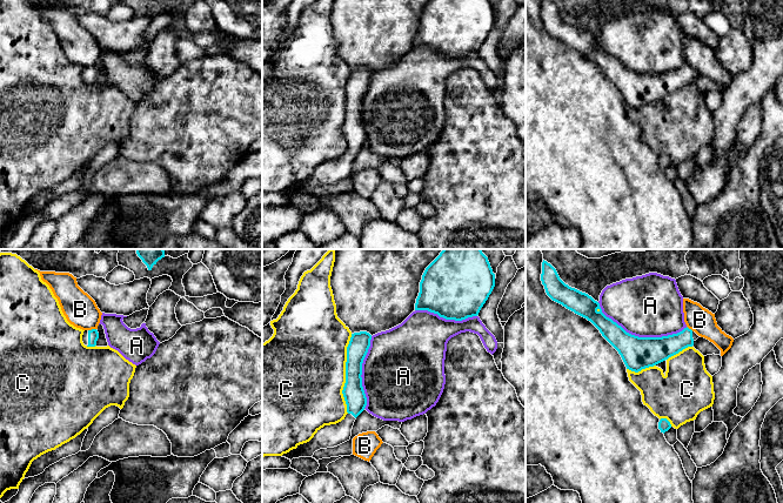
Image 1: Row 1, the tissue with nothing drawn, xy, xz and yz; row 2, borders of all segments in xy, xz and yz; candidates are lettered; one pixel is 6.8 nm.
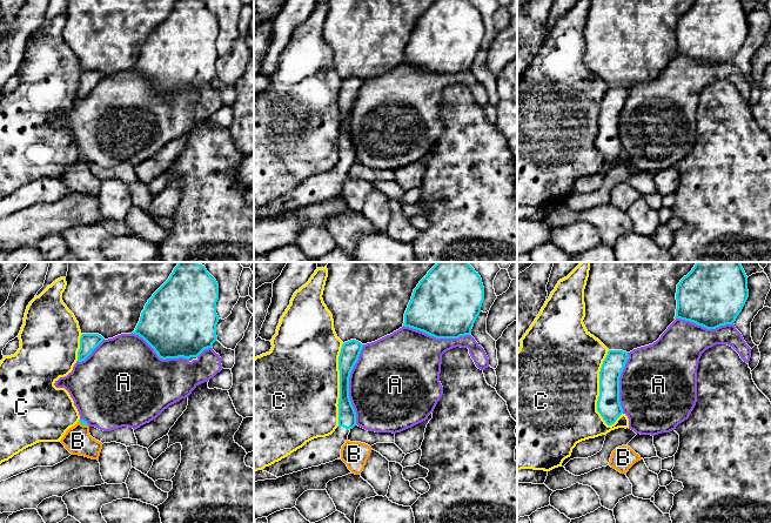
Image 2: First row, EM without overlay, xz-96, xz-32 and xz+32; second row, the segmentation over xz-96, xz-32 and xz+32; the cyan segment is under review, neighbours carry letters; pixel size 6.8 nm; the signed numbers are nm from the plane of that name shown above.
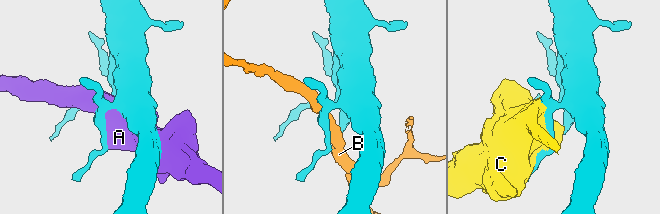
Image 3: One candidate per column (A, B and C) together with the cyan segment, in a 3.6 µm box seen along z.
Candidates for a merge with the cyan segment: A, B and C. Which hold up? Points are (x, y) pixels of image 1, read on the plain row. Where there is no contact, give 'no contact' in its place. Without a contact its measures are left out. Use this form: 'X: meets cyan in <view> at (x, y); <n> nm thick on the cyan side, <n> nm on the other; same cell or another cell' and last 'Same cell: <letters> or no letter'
A: meets cyan in yz at (640, 74); 220 nm thick on the cyan side, 440 nm on the other; another cell
B: meets cyan in xy at (92, 66); 80 nm thick on the cyan side, 220 nm on the other; another cell
C: meets cyan in xz at (346, 111); 150 nm thick on the cyan side, 500 nm on the other; another cell
Same cell: no letter

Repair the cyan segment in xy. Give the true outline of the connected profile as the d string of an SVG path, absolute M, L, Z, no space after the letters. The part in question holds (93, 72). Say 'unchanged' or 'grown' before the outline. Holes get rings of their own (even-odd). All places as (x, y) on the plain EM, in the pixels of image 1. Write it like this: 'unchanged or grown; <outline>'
grown; M96 66L83 68L82 79L83 79L85 82L95 83L98 75L99 75L99 69L98 69Z

